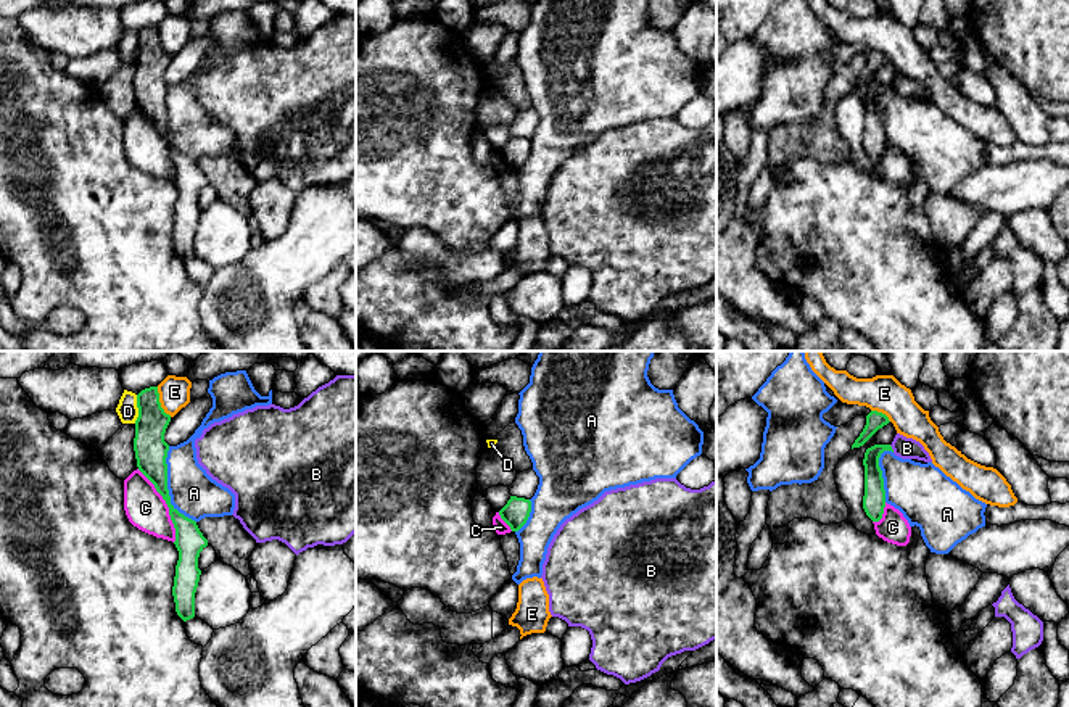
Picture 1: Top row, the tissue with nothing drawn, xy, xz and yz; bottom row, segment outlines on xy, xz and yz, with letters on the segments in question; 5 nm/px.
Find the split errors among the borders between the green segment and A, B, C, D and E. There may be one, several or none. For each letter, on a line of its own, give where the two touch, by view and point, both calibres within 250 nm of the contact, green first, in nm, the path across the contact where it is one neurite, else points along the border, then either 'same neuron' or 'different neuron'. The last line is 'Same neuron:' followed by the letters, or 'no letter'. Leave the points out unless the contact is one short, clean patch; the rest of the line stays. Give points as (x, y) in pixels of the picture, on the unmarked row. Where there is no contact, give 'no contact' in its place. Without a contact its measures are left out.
A: meets green in xy at (166, 126); 160 nm thick on the green side, 240 nm on the other; border along xy (168, 86), (166, 128), (169, 140), (195, 161); different neuron
B: meets green in yz at (891, 87); 110 nm thick on the green side, 110 nm on the other; border along yz (889, 84), (894, 90); different neuron
C: meets green in xy at (168, 145); 140 nm thick on the green side, 200 nm on the other; different neuron
D: meets green in xy at (139, 49); 160 nm thick on the green side, 110 nm on the other; different neuron
E: meets green in xy at (160, 42); 160 nm thick on the green side, 160 nm on the other; different neuron
Same neuron: no letter

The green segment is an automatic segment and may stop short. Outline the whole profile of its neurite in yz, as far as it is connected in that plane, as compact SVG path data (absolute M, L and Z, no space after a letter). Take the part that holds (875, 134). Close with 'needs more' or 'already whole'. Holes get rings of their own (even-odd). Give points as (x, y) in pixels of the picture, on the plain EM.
M874 84L866 89L865 105L865 135L863 148L873 161L879 161L885 147L885 129L879 97L884 90L892 90L890 84Z | already whole

